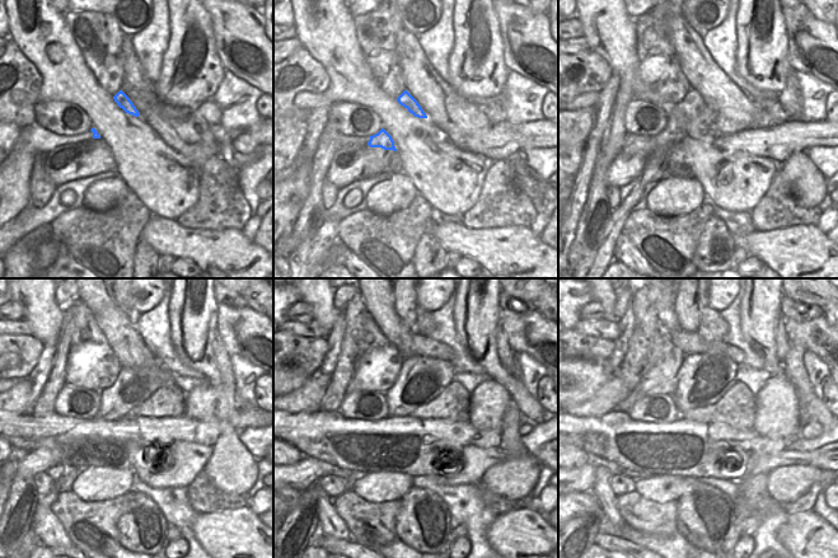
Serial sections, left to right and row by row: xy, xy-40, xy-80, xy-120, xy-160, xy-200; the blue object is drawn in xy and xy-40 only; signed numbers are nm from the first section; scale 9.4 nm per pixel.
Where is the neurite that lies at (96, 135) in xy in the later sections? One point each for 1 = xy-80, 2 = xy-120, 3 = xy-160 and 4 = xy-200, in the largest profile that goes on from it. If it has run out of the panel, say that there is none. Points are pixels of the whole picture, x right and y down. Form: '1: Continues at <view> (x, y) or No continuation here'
1: Continues at xy-80 (674, 131)
2: Continues at xy-120 (132, 387)
3: Continues at xy-160 (421, 379)
4: Continues at xy-200 (703, 378).

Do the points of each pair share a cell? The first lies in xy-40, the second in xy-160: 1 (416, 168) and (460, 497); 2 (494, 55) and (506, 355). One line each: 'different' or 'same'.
1: different
2: different

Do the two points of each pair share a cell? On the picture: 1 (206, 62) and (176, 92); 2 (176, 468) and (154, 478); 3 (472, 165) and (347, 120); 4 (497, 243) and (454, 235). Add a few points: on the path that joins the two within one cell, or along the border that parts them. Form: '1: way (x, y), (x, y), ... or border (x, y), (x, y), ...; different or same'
1: way (200, 71), (196, 79), (185, 83); same
2: way (171, 470), (159, 474); same
3: border (363, 104), (368, 106), (377, 115), (383, 127); different
4: way (487, 243), (468, 243), (464, 240); same

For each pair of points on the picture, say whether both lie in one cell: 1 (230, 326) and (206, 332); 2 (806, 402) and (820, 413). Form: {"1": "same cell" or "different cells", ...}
{"1": "different cells", "2": "same cell"}

